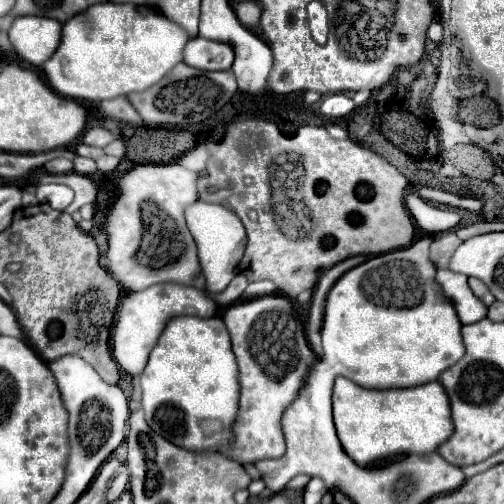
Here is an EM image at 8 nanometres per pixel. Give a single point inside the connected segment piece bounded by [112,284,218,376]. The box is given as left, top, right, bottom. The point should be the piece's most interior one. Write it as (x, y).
(141, 317)

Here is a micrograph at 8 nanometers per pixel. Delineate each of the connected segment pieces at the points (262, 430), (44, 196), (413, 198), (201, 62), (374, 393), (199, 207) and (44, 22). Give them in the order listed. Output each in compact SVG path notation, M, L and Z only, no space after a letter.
M270 294L236 302L222 312L222 320L232 336L232 350L238 360L240 400L232 426L232 444L222 454L240 464L264 458L280 458L286 452L280 418L286 406L300 394L306 374L316 362L316 354L308 346L304 322L286 296Z
M44 184L38 186L36 196L40 202L50 204L56 210L64 210L72 200L74 200L74 192L68 186L60 186L60 184Z
M406 194L404 196L404 202L406 202L406 208L410 212L410 216L414 218L416 226L432 236L432 234L442 234L442 232L448 232L452 228L458 226L460 222L460 216L454 212L454 210L442 210L442 208L436 208L428 202L424 202L420 196L416 194Z
M196 36L184 46L182 62L200 70L228 70L234 62L234 50L228 44Z
M338 376L334 384L334 424L344 452L360 466L406 454L430 454L450 438L450 402L440 382L404 390L368 390Z
M196 200L186 208L186 222L198 246L198 260L206 276L206 288L210 292L222 292L230 284L230 280L236 276L236 266L242 260L242 254L246 248L246 230L240 218L222 204L208 204L208 202Z
M20 16L14 18L8 40L20 60L42 66L52 52L56 52L62 36L62 24L46 16Z

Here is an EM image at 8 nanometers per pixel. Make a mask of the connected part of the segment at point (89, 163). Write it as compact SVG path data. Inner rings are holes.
M76 156L72 164L74 164L74 170L76 170L76 172L80 172L80 174L86 174L86 176L96 172L96 162L94 162L94 160L90 160L90 158Z

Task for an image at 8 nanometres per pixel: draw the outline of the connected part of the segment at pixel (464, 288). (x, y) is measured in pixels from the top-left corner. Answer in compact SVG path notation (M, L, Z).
M438 270L436 282L440 284L444 296L454 304L462 324L474 324L486 318L488 308L474 296L474 292L468 286L468 278L464 274L452 270Z

